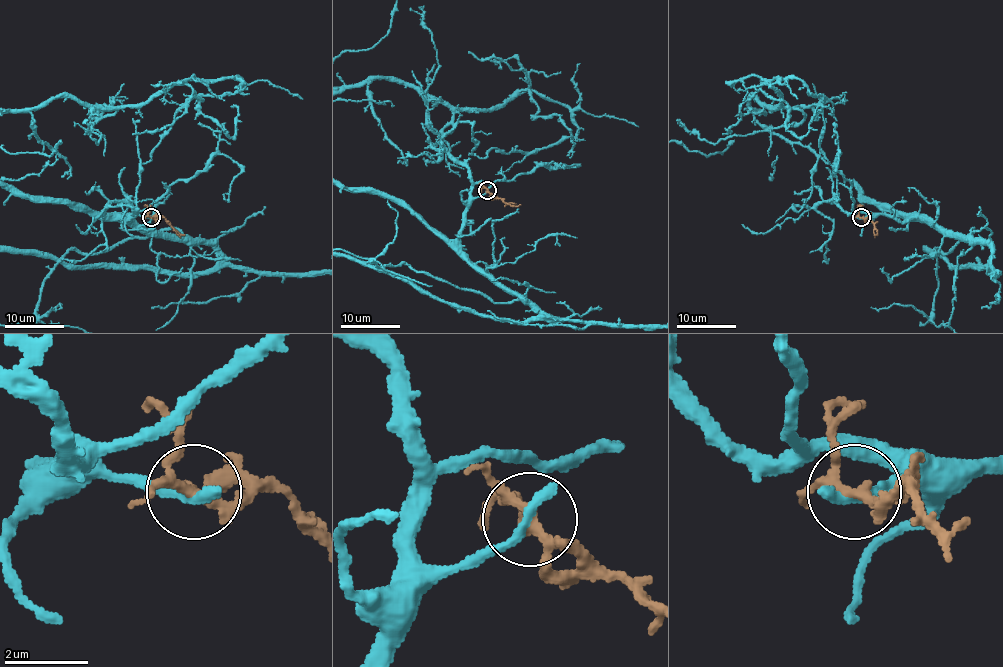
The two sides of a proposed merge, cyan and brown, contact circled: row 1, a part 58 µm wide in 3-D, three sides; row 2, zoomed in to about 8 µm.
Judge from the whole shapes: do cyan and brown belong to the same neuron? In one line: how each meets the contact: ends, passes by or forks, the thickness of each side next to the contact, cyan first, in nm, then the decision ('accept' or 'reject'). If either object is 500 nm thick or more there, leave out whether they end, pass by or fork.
cyan ends; brown forks; calibres 320 and 200 nm; reject

